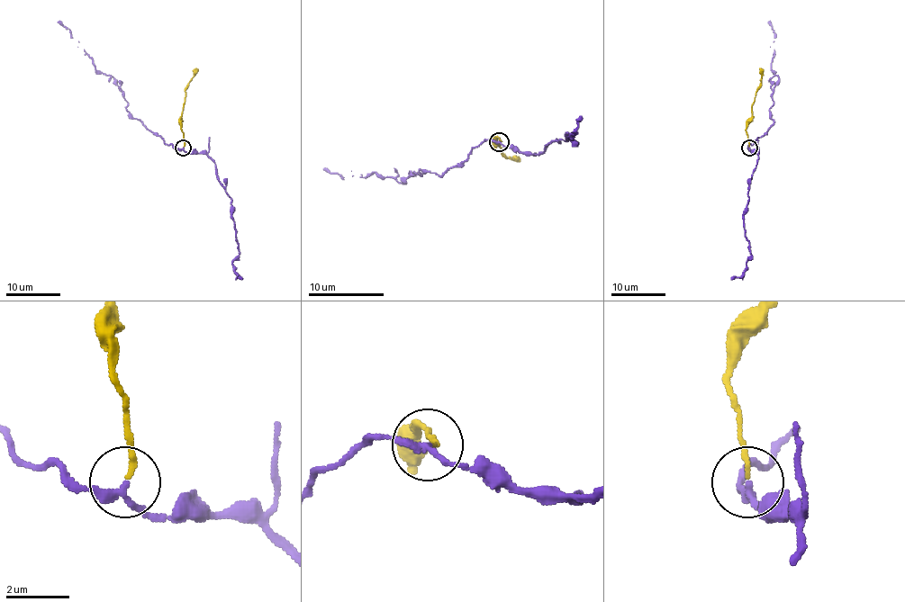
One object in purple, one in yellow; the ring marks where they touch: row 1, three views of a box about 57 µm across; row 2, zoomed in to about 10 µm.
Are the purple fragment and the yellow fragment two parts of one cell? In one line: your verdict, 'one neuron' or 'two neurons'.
two neurons

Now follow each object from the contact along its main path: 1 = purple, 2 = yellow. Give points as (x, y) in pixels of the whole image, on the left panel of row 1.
1: (184, 148), (176, 148), (127, 110), (128, 102), (116, 80), (95, 69), (71, 31), (58, 21)
2: (184, 146), (182, 107), (185, 89), (197, 67)

